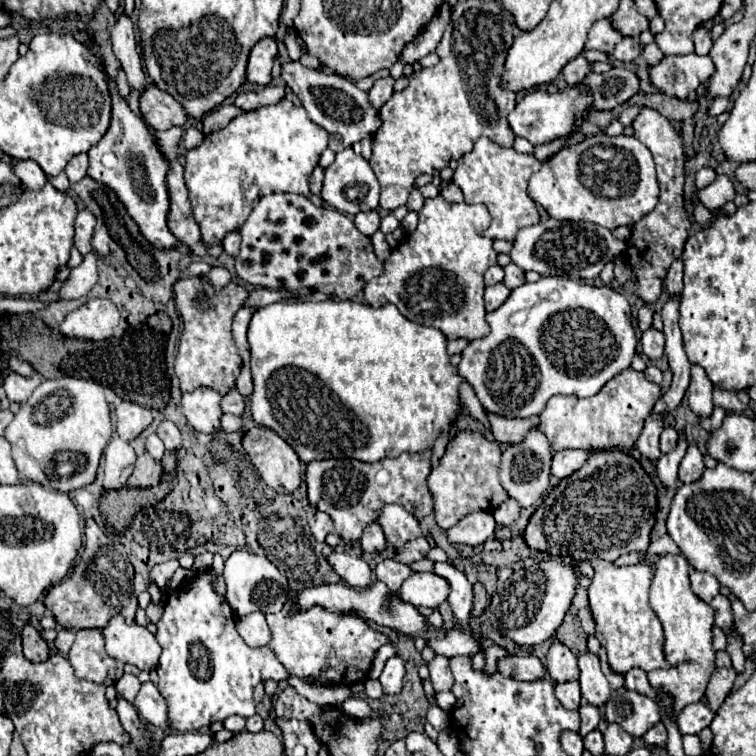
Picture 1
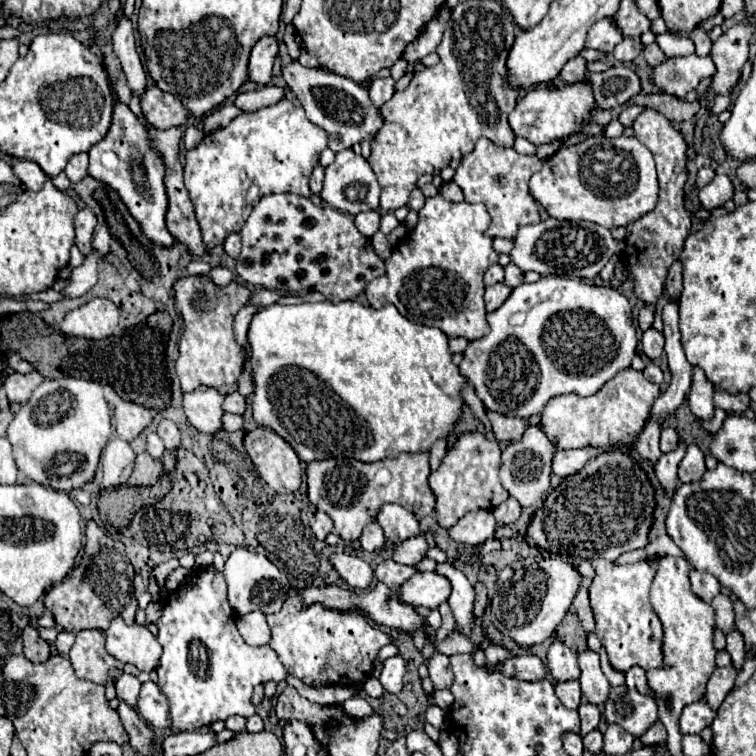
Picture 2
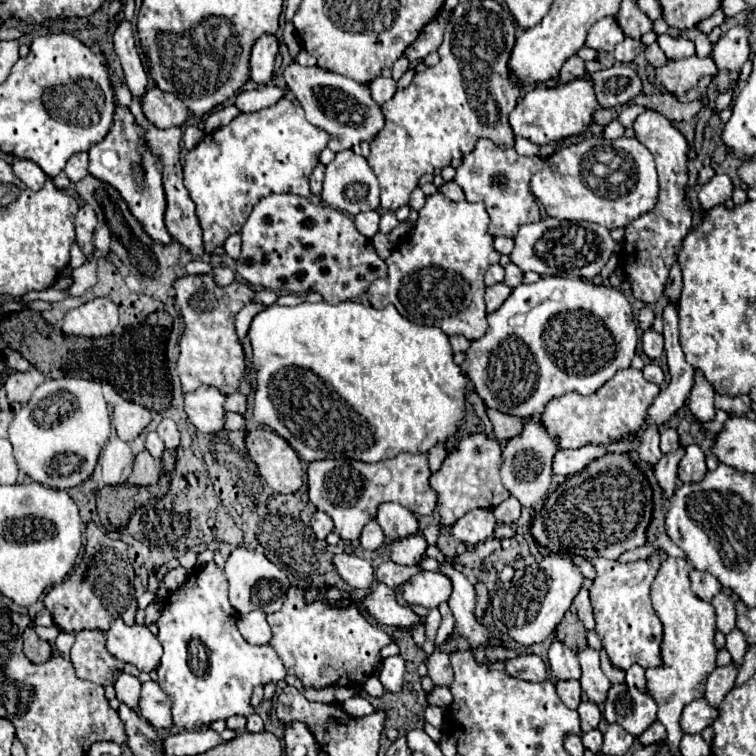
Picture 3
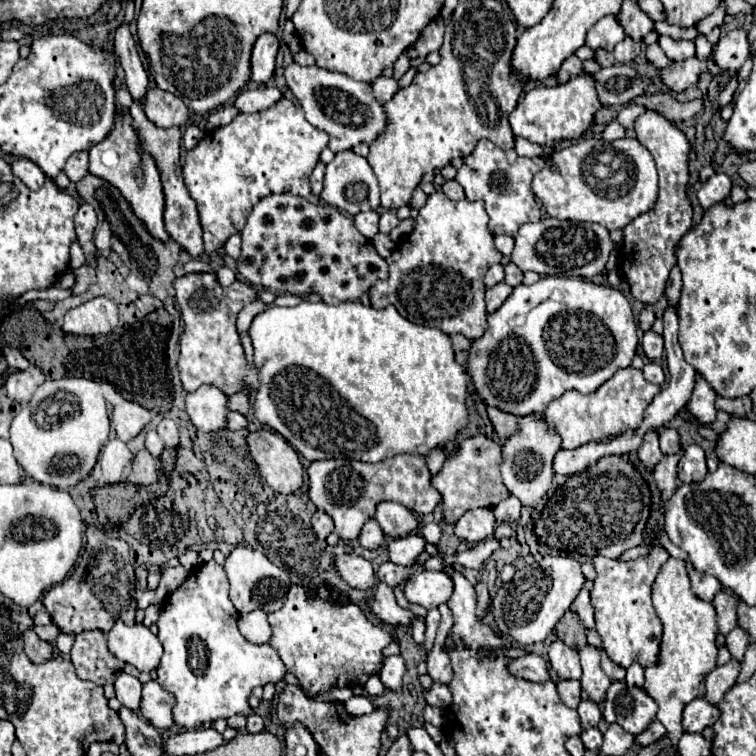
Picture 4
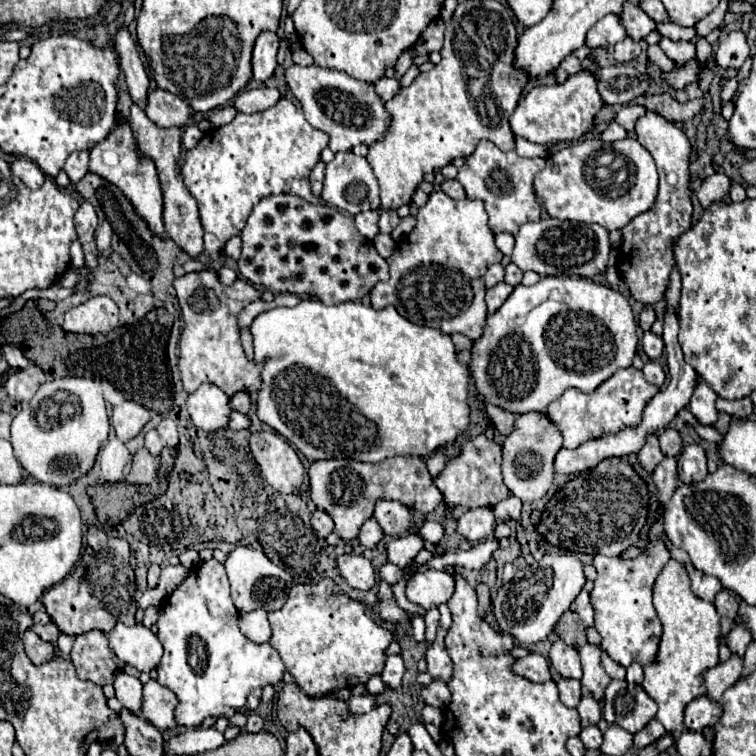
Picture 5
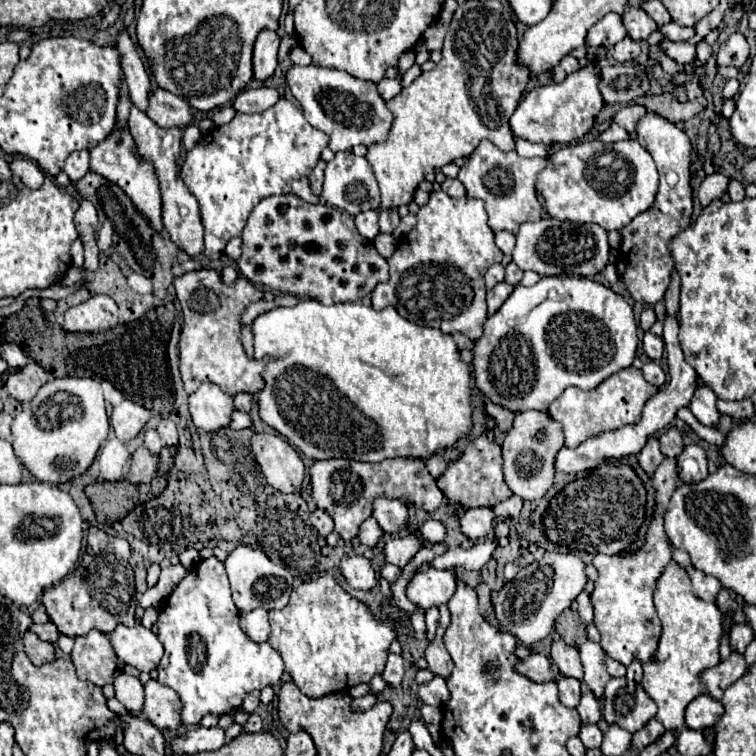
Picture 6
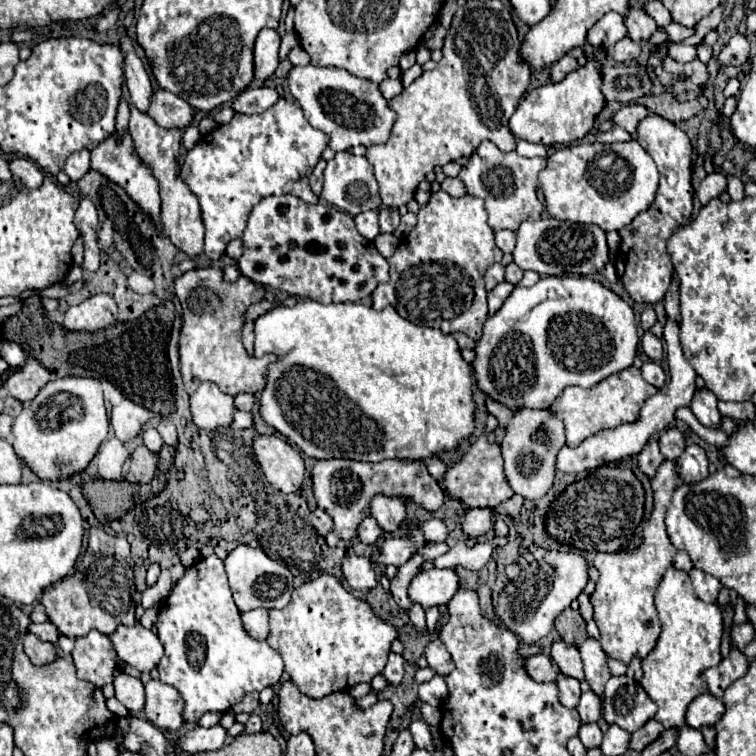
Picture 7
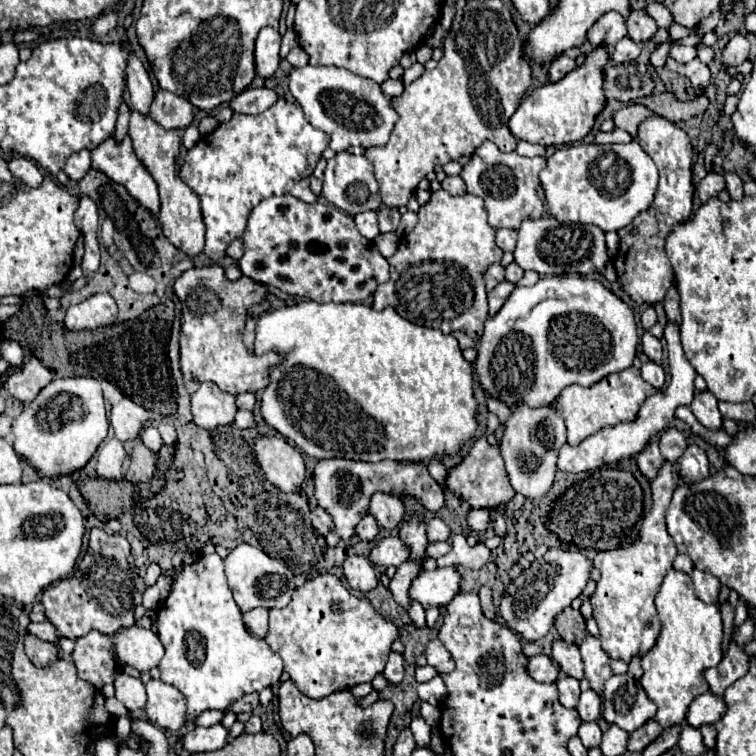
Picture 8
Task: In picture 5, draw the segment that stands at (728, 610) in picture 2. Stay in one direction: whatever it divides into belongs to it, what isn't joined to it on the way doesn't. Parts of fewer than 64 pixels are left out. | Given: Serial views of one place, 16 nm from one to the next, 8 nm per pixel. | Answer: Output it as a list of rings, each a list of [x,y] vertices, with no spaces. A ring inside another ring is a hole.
[[[728,590],[720,592],[720,606],[716,606],[722,616],[722,632],[728,634],[734,626],[734,614],[738,610],[738,602],[728,594]]]

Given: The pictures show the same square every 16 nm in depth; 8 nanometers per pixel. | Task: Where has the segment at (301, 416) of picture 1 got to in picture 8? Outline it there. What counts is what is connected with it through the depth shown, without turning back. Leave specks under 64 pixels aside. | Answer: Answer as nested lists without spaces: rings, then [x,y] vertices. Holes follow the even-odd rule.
[[[304,300],[300,304],[274,310],[272,314],[266,314],[258,320],[256,326],[256,342],[254,352],[262,354],[272,348],[278,348],[286,354],[284,364],[274,366],[270,374],[270,384],[262,394],[262,418],[276,428],[284,438],[288,438],[292,444],[296,444],[304,454],[312,458],[350,458],[350,460],[364,460],[364,462],[380,462],[380,460],[396,460],[396,462],[428,462],[430,458],[440,456],[454,456],[462,450],[462,446],[476,436],[478,422],[478,402],[474,398],[474,368],[472,364],[462,356],[462,350],[458,346],[458,340],[452,334],[442,334],[434,328],[416,326],[402,316],[396,314],[392,306],[384,308],[382,312],[374,310],[366,304],[318,304],[312,300]]]

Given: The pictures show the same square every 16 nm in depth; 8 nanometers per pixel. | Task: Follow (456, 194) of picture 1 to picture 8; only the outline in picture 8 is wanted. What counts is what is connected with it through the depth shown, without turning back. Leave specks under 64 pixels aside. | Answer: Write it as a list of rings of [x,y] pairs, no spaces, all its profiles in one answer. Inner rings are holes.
[[[446,176],[446,180],[442,182],[442,188],[450,194],[464,194],[466,192],[466,184],[464,184],[464,180],[460,180],[460,176]]]

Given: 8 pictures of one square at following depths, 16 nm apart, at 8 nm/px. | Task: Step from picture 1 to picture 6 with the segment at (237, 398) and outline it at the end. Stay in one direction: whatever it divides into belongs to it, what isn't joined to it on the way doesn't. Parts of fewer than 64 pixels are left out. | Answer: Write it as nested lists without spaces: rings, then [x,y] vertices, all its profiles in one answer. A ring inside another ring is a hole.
[[[236,394],[234,396],[234,408],[236,410],[244,410],[244,412],[250,412],[250,408],[252,408],[252,404],[254,404],[254,400],[252,400],[252,394]]]

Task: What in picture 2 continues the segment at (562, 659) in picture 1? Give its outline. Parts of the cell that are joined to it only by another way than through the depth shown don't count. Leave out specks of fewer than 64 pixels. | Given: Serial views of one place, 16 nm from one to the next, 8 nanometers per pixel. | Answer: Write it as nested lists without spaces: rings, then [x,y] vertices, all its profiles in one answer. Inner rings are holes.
[[[554,640],[548,650],[548,670],[558,682],[578,680],[580,678],[578,654],[572,652],[566,644],[560,644],[560,640]]]

